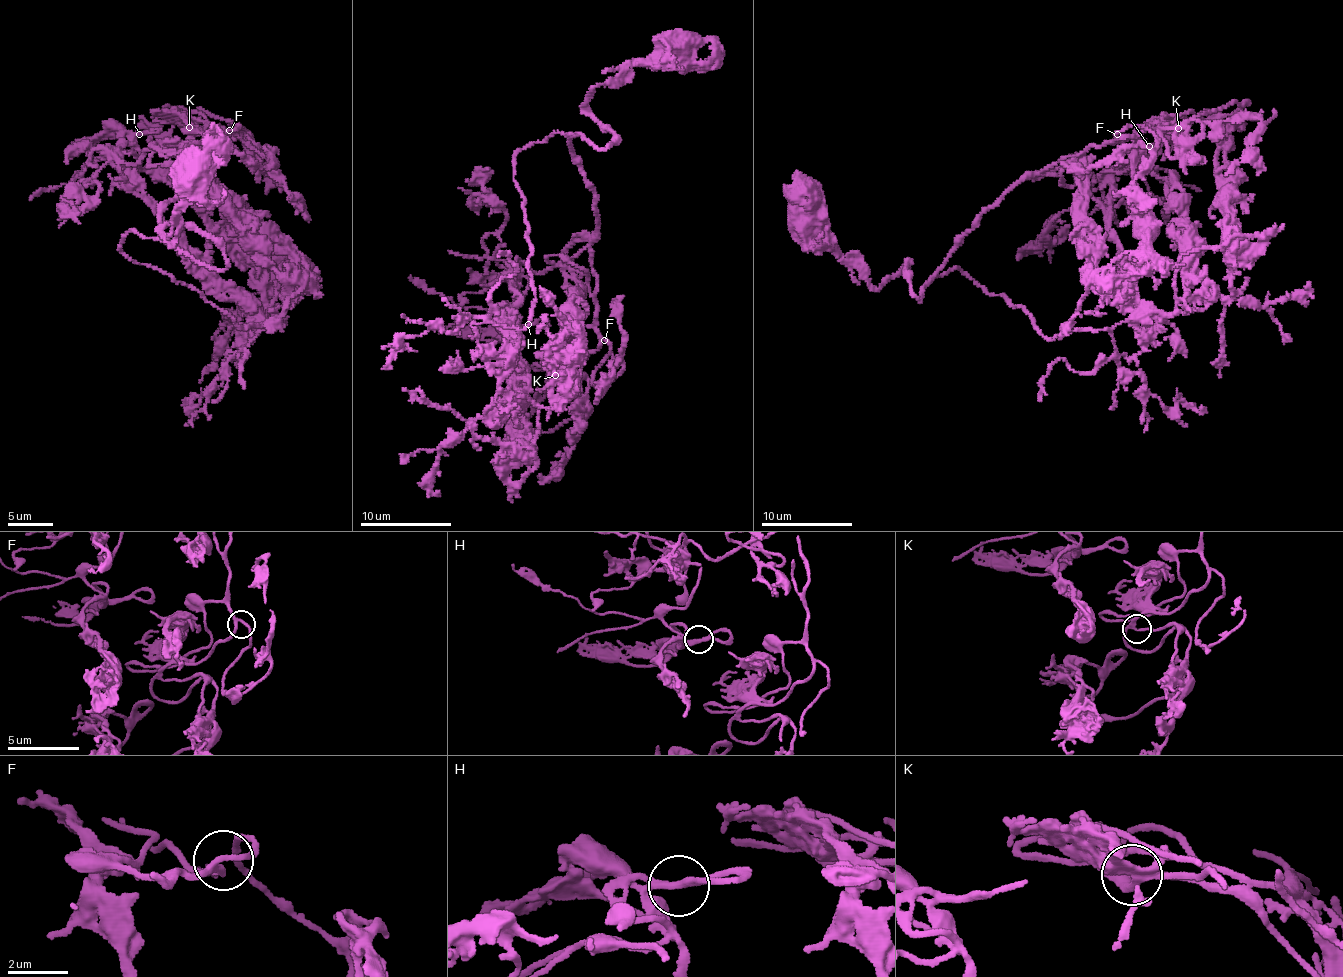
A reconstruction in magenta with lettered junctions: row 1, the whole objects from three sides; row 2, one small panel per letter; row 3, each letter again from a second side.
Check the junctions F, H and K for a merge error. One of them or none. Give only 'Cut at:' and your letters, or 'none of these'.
Cut at: none of these

